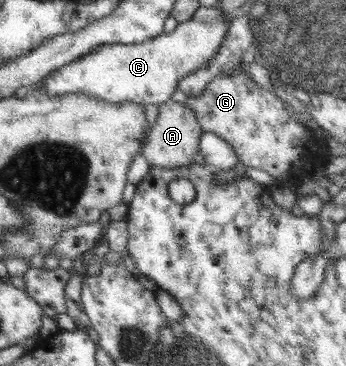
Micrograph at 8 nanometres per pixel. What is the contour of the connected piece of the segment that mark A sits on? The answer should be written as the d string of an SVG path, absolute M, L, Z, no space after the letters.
M167 99L159 104L156 123L149 127L141 154L151 166L178 168L194 164L193 158L199 151L200 136L204 133L196 121L195 112L184 103Z

